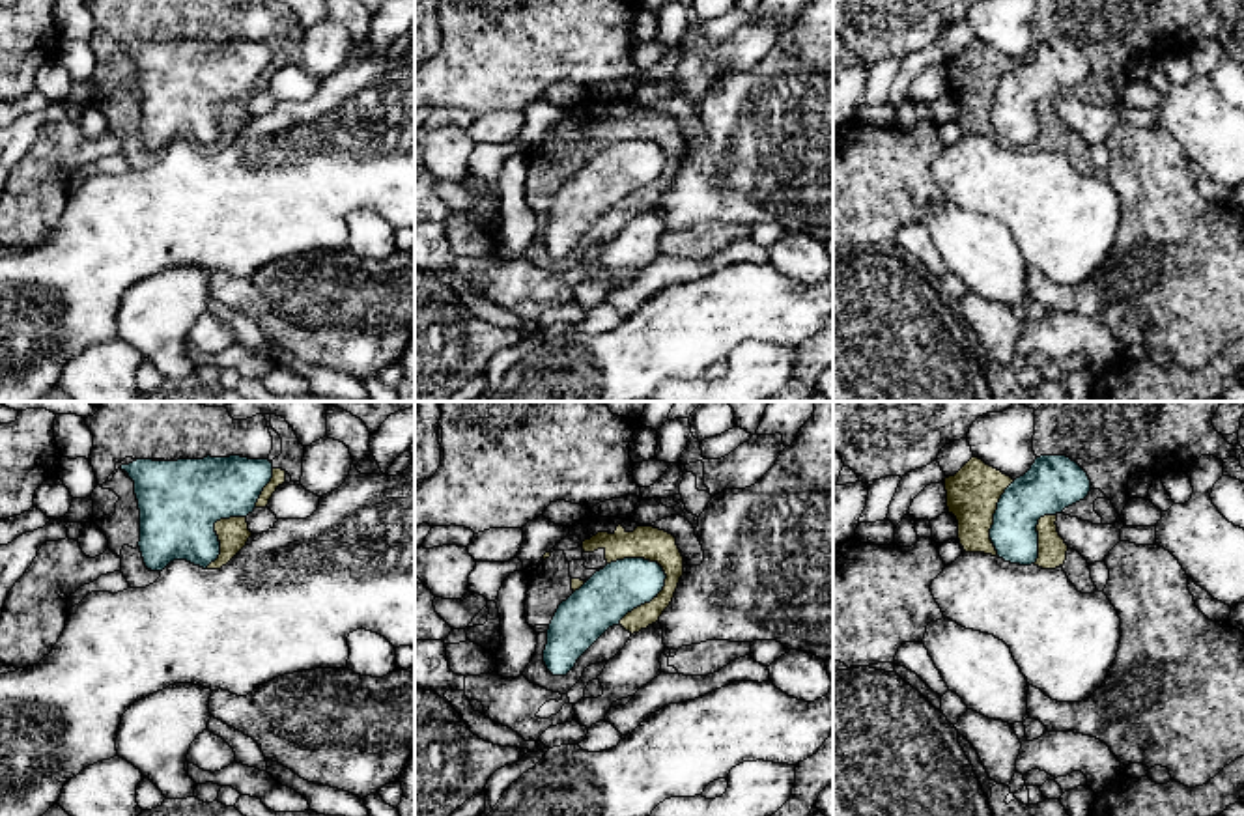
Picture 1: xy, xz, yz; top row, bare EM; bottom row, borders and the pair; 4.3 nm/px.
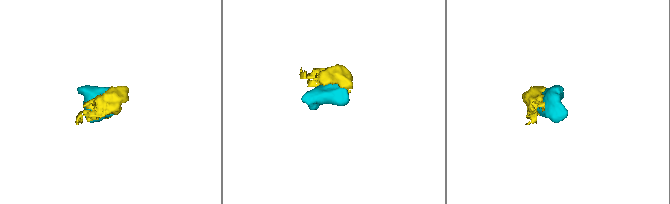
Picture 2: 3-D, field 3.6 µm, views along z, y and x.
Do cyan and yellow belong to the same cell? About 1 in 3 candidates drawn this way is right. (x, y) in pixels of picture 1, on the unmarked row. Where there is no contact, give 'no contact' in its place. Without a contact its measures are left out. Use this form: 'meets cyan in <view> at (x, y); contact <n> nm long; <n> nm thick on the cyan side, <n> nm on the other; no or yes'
meets cyan in xz at (652, 180); contact 320 nm long; 220 nm thick on the cyan side, 140 nm on the other; no

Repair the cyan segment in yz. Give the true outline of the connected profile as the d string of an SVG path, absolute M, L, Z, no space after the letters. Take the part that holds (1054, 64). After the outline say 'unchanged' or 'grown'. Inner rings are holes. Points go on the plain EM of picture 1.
M1040 37L1001 77L990 110L997 138L1031 148L1039 140L1039 101L1061 95L1091 73L1087 54L1067 37Z | unchanged

